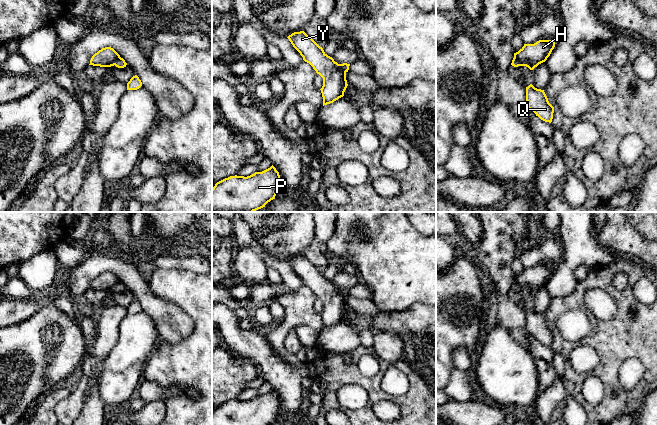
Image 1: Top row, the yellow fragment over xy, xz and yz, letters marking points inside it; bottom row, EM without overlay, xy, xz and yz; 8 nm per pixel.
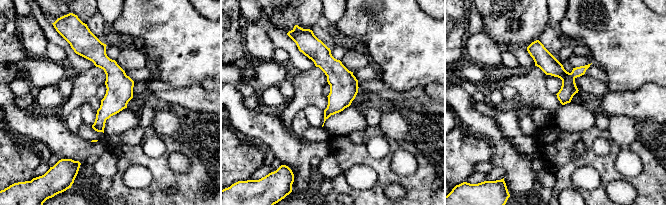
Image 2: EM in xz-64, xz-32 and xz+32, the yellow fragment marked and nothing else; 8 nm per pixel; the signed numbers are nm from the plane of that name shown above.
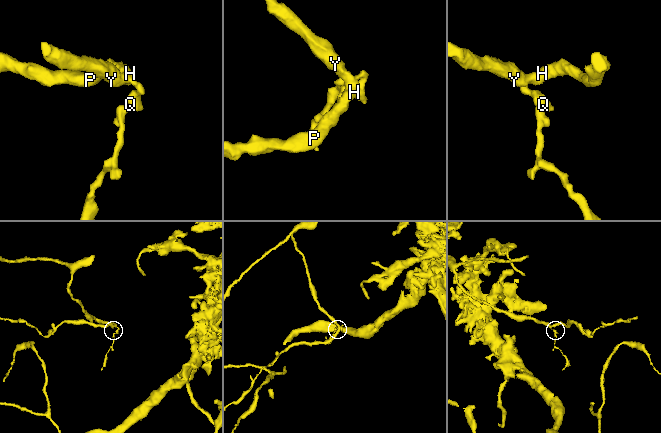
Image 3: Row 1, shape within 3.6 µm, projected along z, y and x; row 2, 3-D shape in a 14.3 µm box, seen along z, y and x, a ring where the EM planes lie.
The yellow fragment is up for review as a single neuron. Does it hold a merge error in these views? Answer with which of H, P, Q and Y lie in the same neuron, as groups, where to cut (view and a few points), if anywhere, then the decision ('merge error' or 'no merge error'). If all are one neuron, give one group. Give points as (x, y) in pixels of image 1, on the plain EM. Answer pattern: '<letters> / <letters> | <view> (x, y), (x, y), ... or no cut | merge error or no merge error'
H P Q Y | no cut | no merge error

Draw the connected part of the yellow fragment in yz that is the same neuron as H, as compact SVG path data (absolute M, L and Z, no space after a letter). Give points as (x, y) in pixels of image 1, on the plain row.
M539 264L534 268L524 268L518 276L514 277L511 289L526 290L533 294L547 284L554 271L555 266L552 264Z

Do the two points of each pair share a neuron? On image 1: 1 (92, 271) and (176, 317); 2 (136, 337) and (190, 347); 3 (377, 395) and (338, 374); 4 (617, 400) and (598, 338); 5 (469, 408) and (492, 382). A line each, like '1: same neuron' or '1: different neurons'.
1: same neuron
2: different neurons
3: same neuron
4: same neuron
5: different neurons

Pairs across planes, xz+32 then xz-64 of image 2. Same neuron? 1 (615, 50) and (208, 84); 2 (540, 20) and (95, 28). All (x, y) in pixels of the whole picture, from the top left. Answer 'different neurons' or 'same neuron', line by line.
1: different neurons
2: different neurons

